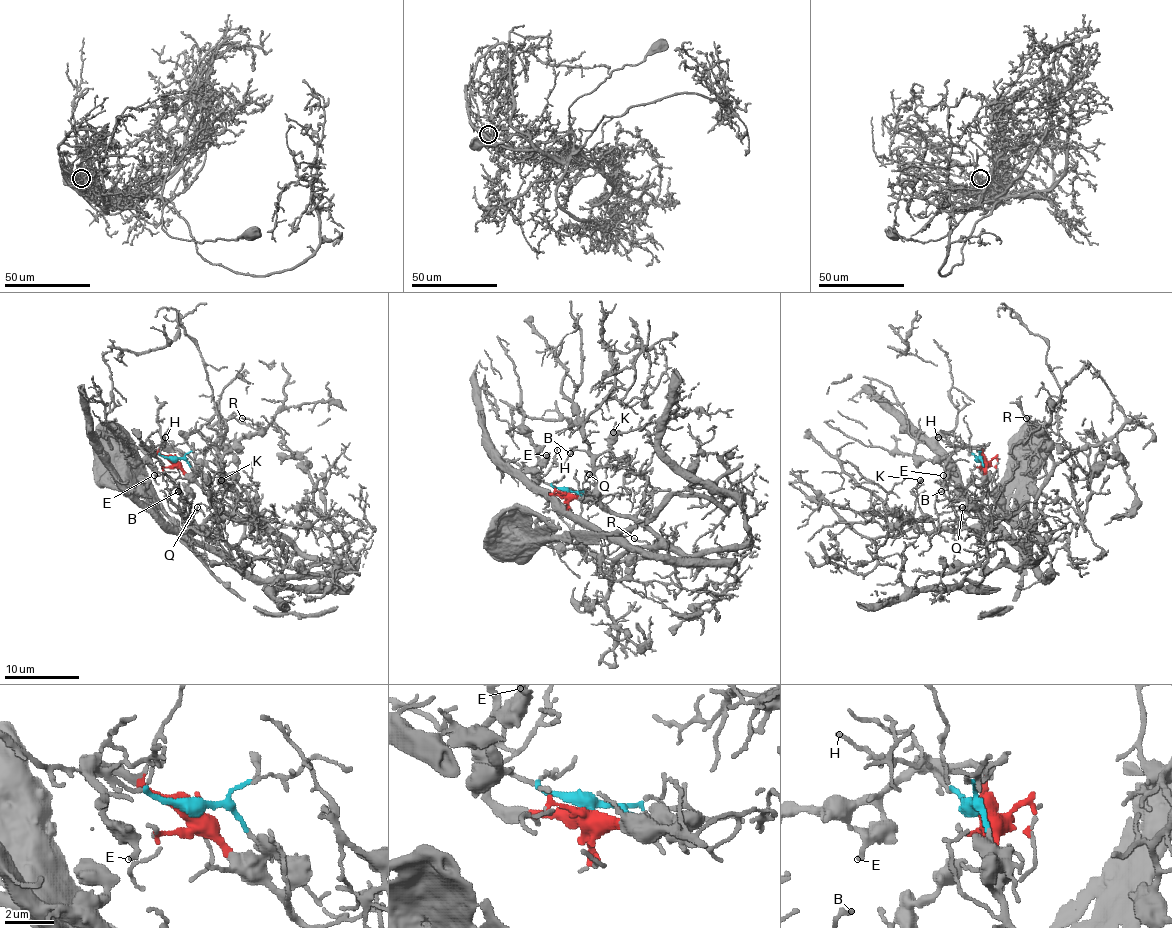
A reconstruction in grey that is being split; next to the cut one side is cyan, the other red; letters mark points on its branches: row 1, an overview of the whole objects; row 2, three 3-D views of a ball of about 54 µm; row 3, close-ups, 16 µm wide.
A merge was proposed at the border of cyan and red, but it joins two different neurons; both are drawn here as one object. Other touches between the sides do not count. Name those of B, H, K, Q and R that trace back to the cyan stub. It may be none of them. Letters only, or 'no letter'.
H

